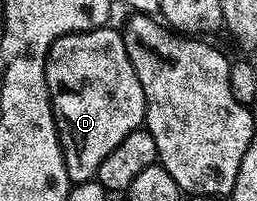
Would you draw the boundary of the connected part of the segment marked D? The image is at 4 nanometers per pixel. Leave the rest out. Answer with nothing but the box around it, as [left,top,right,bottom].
[46,25,145,185]

